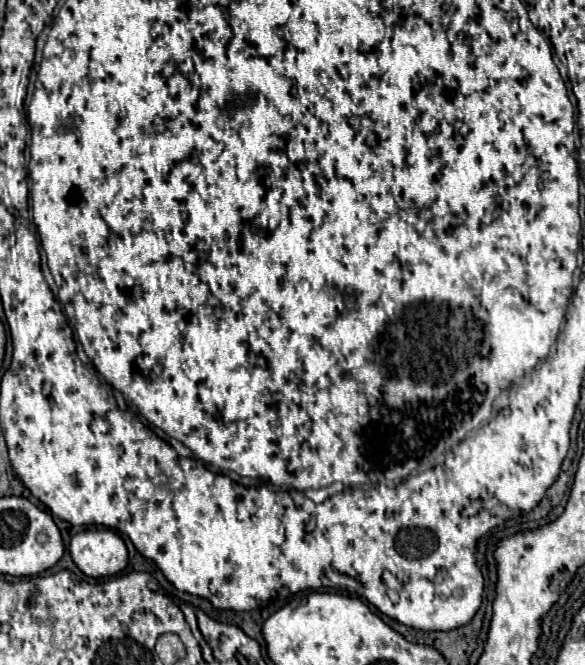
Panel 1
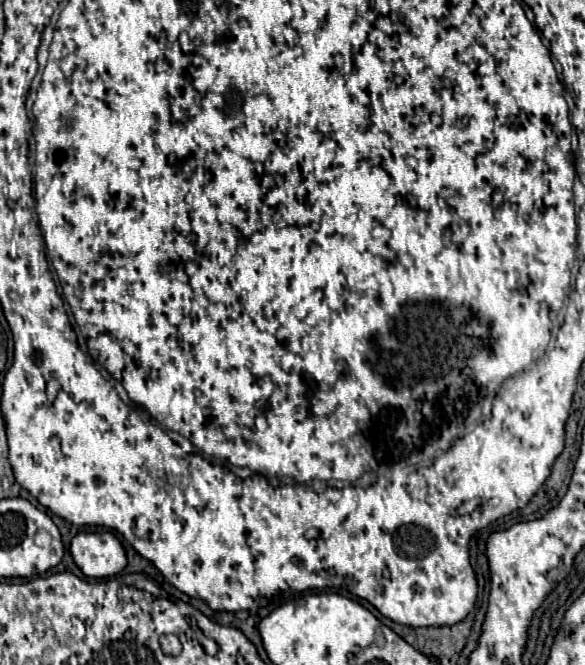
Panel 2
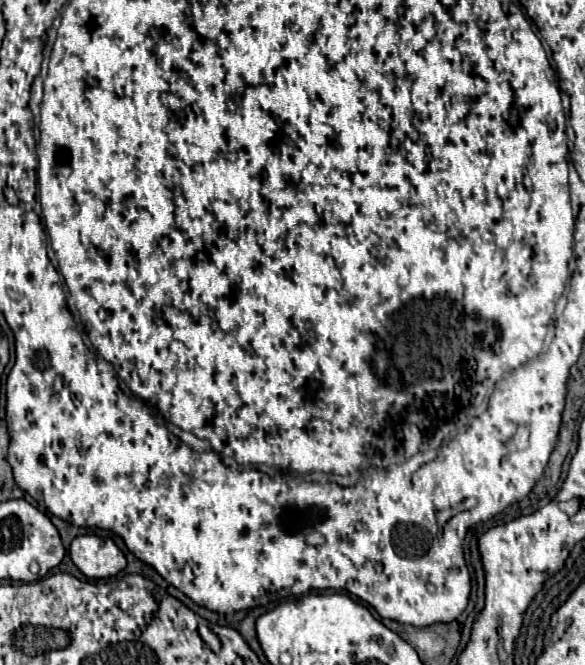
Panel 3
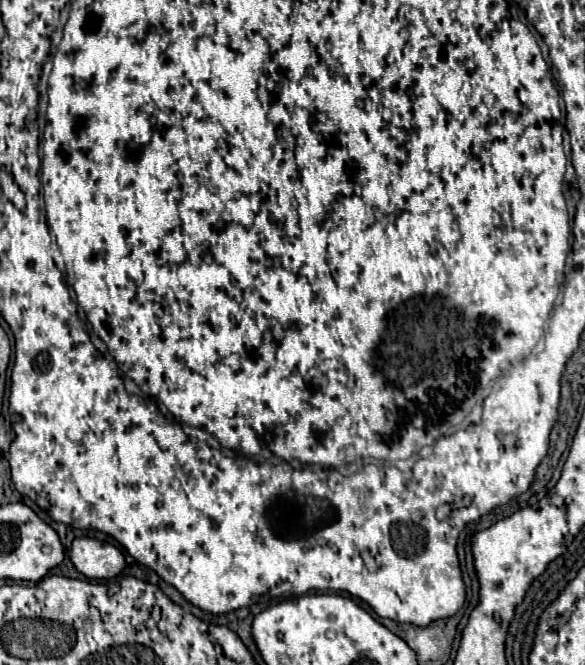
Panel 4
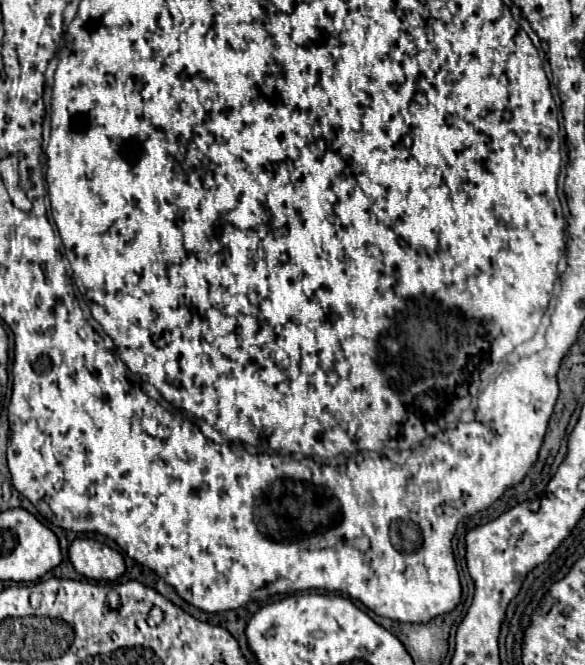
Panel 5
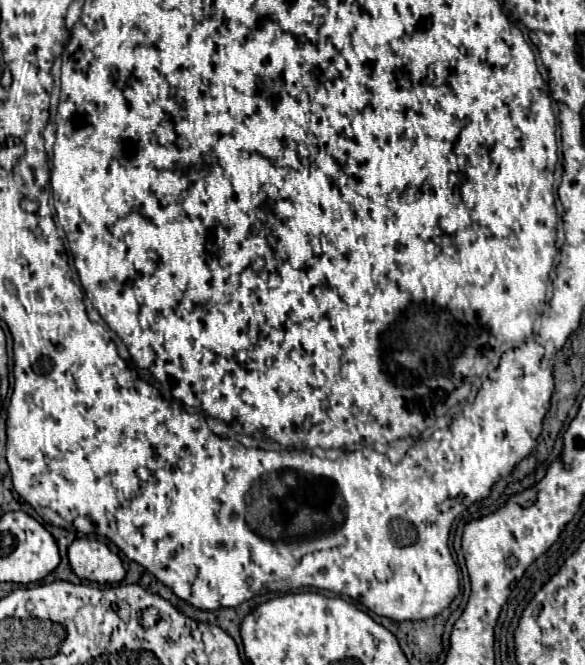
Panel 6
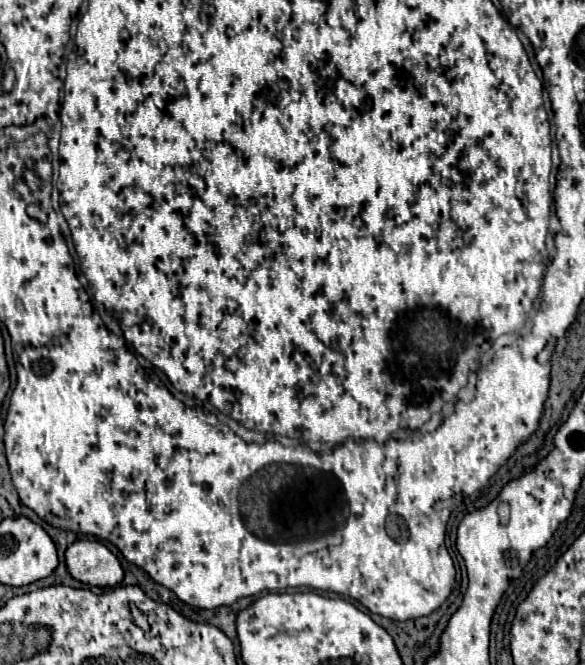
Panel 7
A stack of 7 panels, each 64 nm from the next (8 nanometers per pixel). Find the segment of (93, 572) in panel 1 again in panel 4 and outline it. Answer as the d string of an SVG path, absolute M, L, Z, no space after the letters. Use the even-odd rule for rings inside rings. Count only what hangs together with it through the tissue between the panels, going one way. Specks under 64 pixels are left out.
M76 538L70 548L70 560L78 572L92 580L116 578L126 566L124 554L116 546L96 538Z

